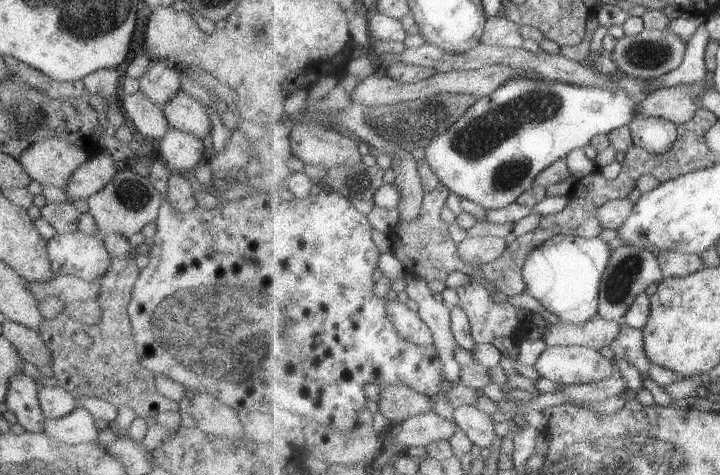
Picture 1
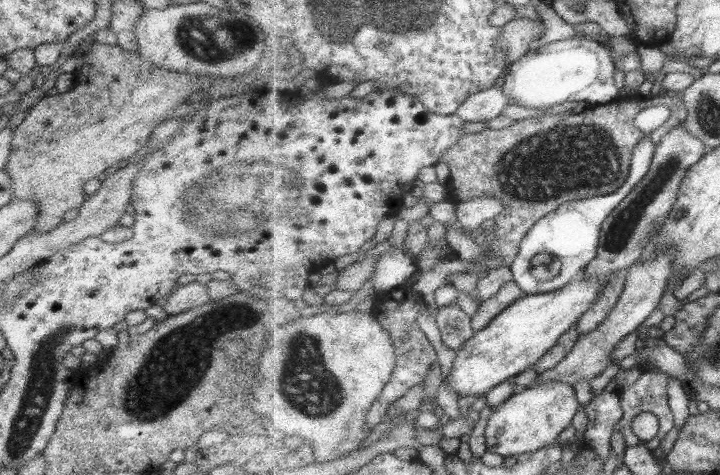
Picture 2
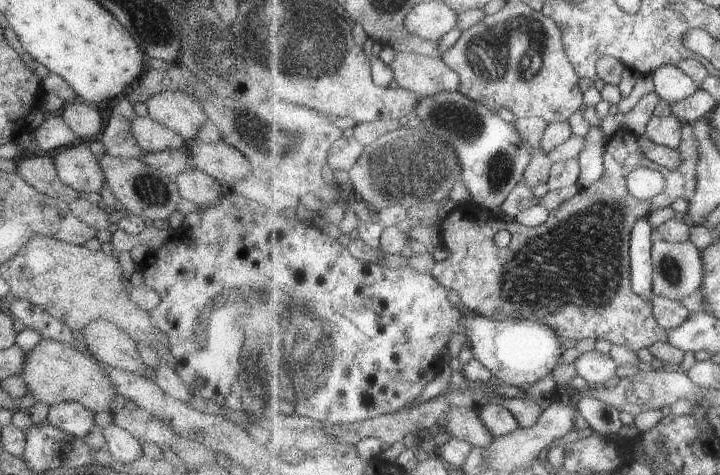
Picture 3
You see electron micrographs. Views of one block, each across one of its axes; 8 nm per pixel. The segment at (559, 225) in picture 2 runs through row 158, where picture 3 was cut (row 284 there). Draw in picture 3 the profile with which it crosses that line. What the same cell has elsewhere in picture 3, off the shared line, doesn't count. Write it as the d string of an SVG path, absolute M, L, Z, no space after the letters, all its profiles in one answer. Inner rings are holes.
M648 215L640 218L632 230L630 238L630 257L633 271L633 292L639 296L649 298L653 296L654 264L652 259L653 226L649 222Z

